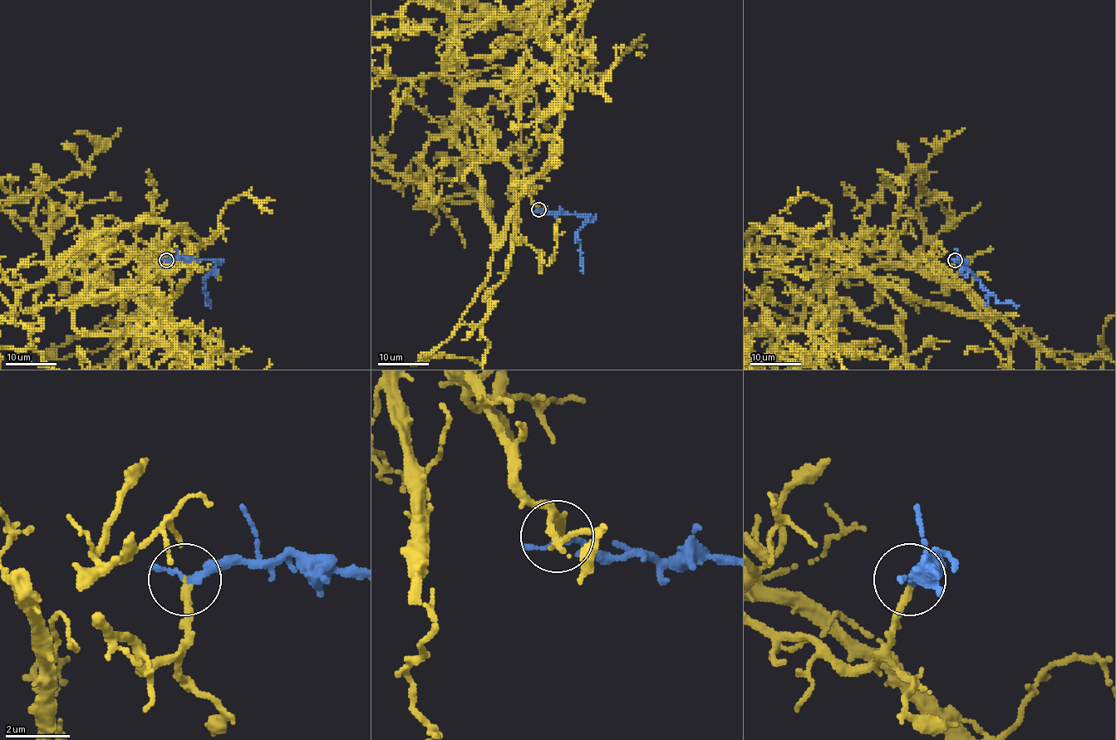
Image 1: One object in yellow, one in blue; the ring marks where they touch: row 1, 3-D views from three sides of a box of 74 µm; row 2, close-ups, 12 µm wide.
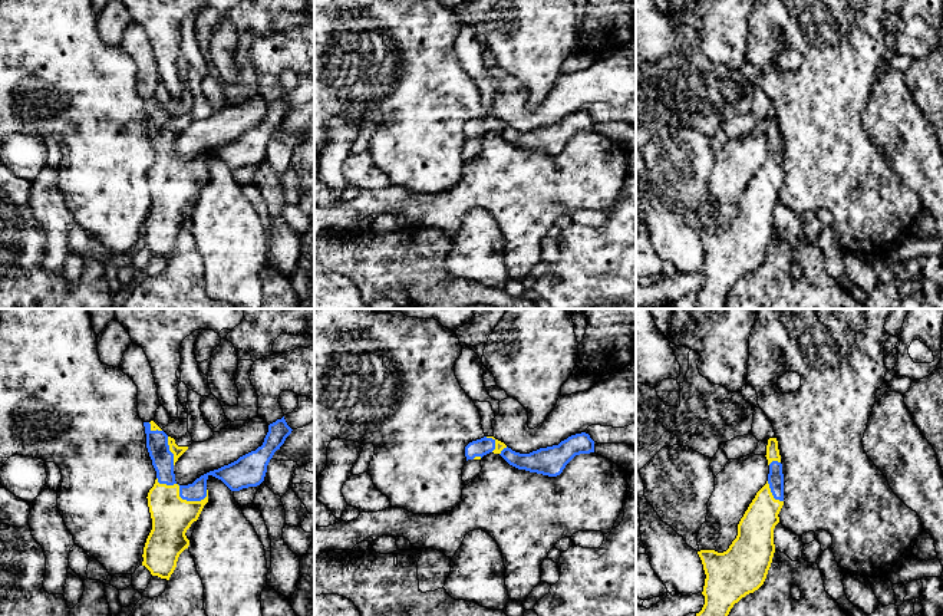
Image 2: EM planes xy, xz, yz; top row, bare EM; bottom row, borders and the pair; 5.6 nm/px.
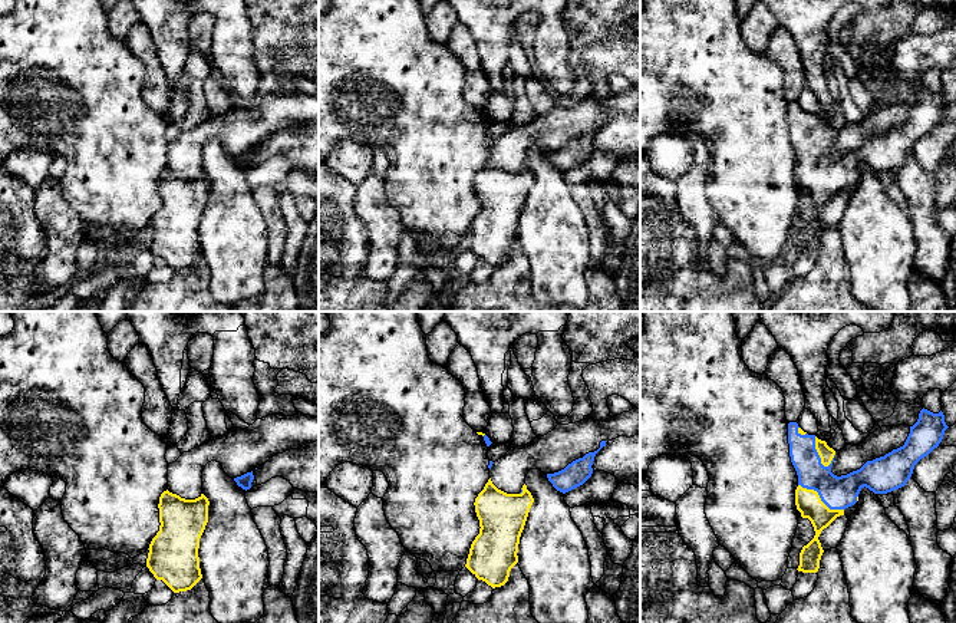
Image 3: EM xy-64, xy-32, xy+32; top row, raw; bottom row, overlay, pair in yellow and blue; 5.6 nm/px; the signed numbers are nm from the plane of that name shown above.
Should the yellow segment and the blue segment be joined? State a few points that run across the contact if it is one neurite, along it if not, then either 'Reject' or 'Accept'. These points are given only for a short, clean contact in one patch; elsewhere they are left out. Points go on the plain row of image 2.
Accept

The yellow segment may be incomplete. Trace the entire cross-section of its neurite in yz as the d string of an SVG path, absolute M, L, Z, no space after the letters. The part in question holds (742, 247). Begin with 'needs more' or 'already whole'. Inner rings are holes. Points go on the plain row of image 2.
needs more | M777 116L766 123L769 152L738 202L738 214L723 231L698 230L706 253L705 283L695 309L725 309L726 297L742 276L758 269L775 231L774 207L784 184L784 152Z

